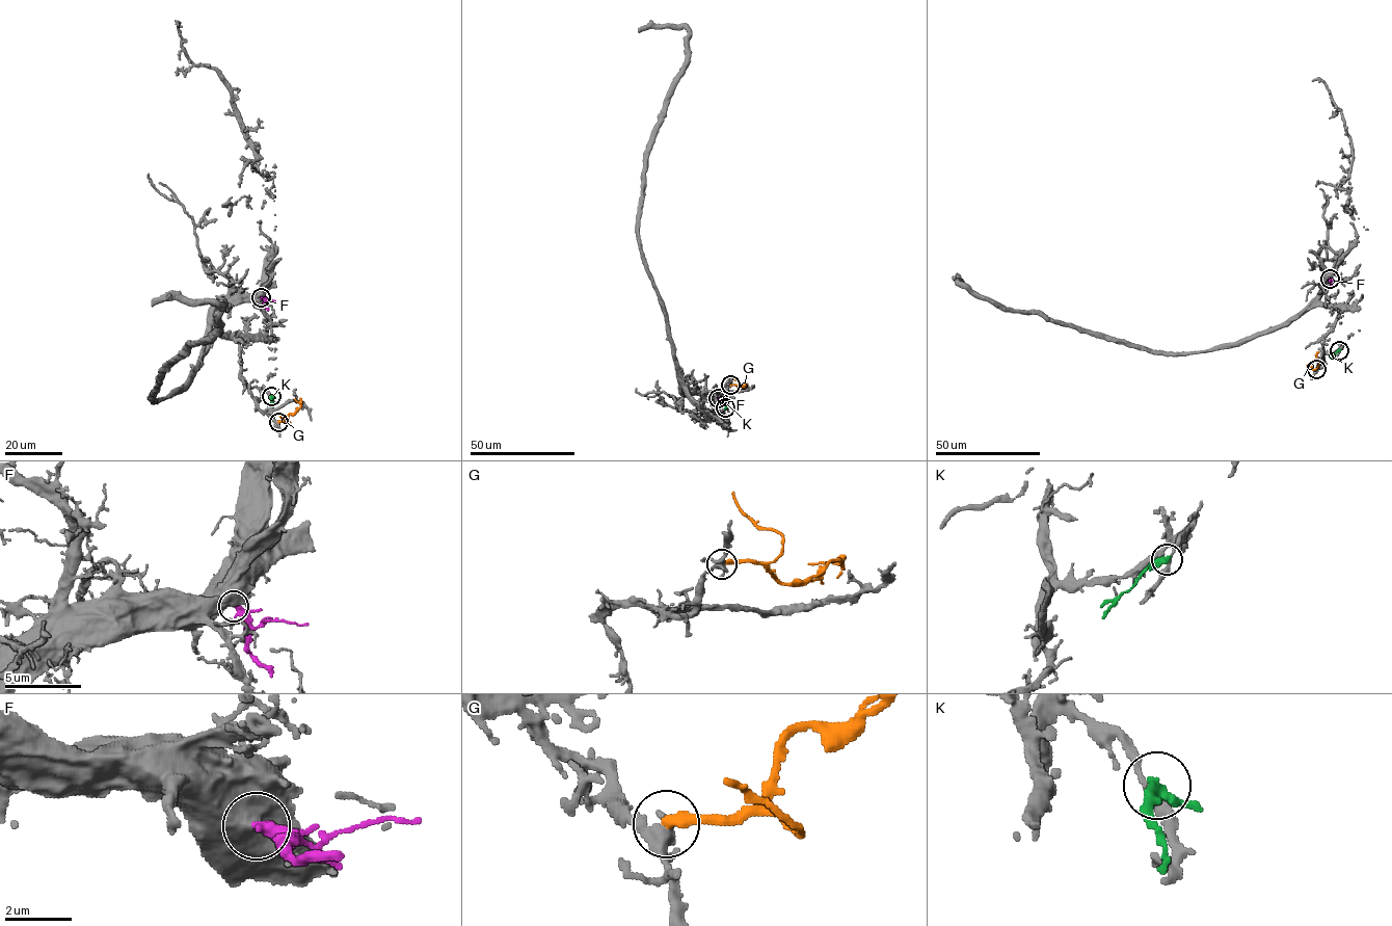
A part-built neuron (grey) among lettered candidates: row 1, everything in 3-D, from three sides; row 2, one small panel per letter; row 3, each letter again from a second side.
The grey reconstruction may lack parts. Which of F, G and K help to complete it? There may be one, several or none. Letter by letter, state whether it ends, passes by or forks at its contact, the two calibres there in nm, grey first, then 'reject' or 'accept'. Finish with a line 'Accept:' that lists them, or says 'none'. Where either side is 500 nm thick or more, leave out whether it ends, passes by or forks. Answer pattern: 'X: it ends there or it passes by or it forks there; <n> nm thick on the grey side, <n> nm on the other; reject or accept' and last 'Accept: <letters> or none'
F: 500 nm thick on the grey side, 380 nm on the other; accept
G: it ends there; 360 nm thick on the grey side, 280 nm on the other; reject
K: it ends there; 280 nm thick on the grey side, 380 nm on the other; reject
Accept: F

